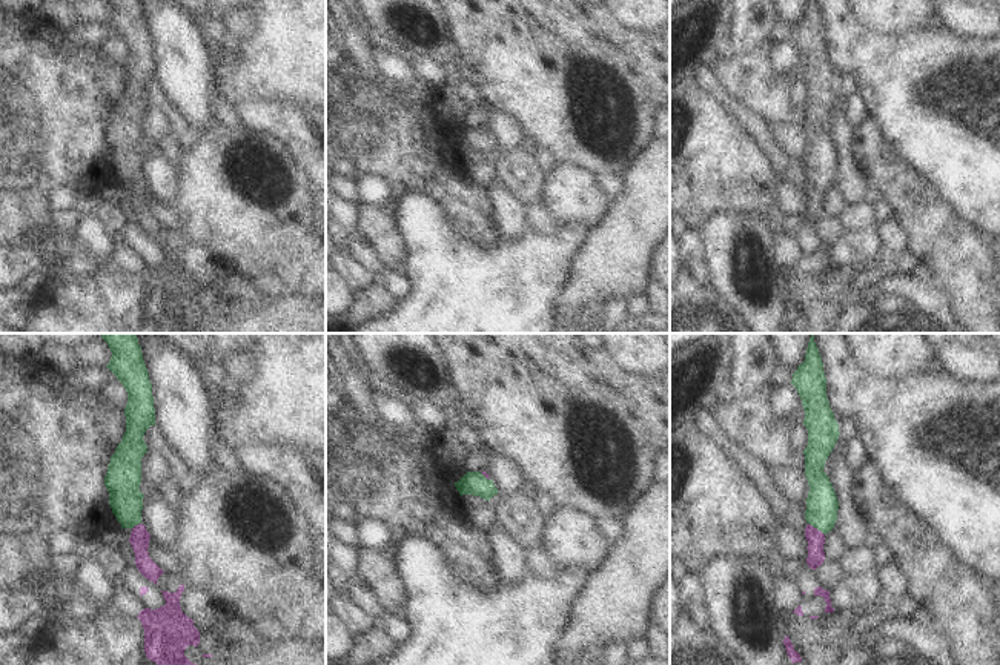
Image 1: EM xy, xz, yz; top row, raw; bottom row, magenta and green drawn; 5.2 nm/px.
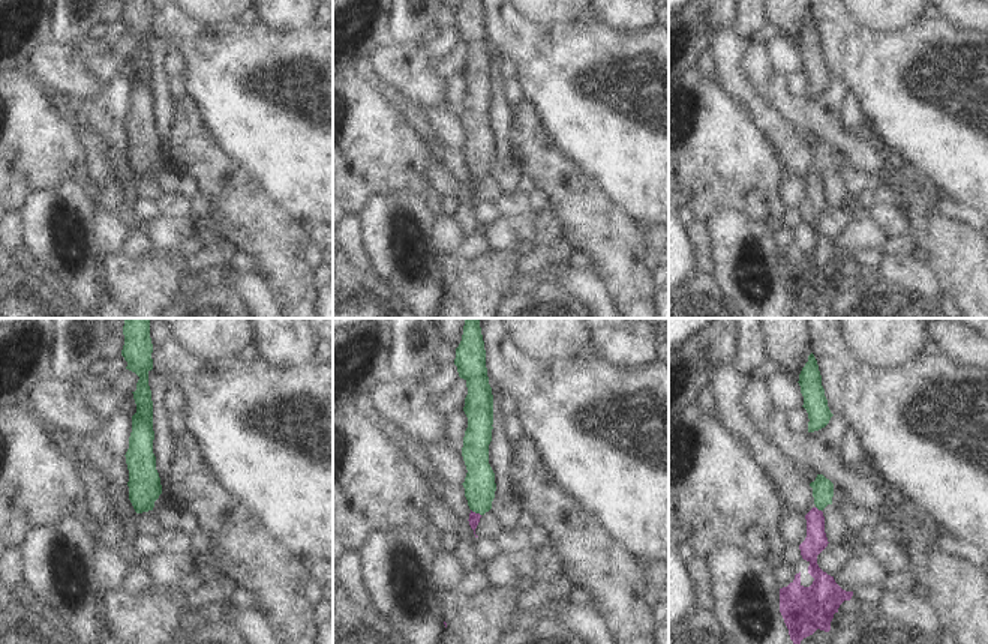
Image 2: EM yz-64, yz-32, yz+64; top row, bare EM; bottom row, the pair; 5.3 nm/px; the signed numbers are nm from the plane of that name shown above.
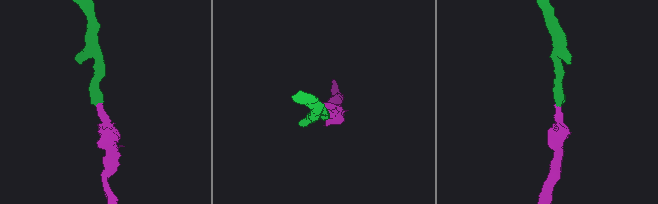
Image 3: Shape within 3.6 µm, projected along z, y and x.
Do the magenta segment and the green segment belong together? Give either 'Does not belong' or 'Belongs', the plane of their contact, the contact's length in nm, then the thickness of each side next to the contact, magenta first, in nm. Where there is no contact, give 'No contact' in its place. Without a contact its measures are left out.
Belongs. Touches magenta in yz. Shared border 110 nm. Thickness 90 nm (magenta) against 170 nm.

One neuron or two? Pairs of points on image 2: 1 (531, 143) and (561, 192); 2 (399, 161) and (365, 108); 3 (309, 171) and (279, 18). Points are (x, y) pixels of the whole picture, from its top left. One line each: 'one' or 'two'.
1: one
2: one
3: two

